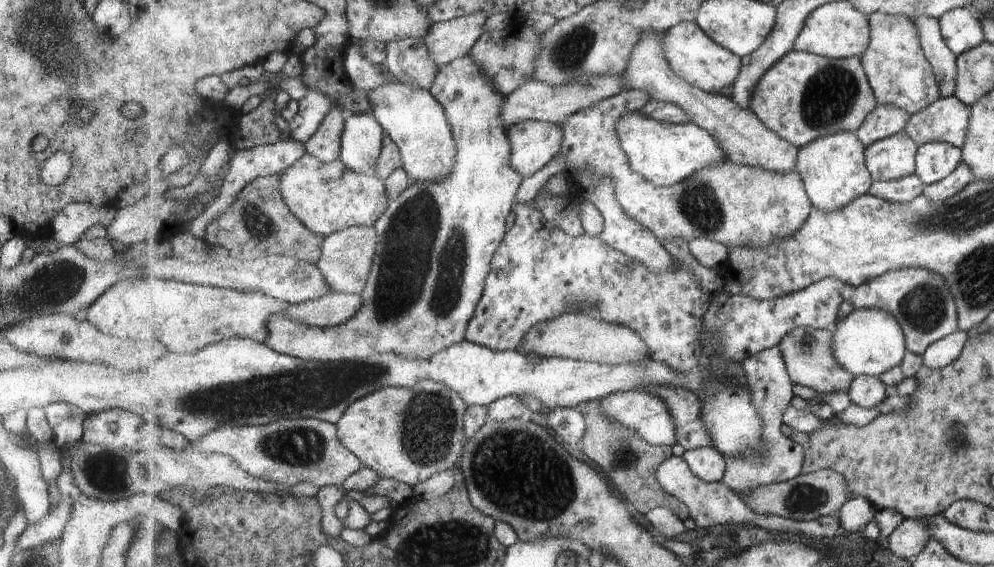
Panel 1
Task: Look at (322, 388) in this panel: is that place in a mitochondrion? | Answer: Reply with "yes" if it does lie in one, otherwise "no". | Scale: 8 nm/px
yes

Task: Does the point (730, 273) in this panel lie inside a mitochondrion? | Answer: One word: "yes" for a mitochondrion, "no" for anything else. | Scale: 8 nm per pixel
no

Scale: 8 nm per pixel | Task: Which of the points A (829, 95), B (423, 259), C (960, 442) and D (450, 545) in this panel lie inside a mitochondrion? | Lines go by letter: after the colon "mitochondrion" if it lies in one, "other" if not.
A: mitochondrion
B: mitochondrion
C: other
D: mitochondrion

